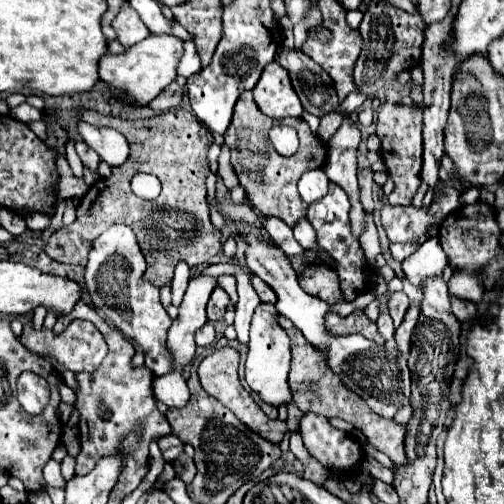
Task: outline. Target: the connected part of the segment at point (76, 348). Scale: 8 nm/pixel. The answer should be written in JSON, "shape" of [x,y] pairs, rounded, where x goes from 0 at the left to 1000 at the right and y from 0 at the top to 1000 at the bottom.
{"shape":[[[56,637],[48,645],[40,677],[48,681],[52,692],[60,692],[60,700],[67,700],[67,704],[103,704],[115,720],[123,720],[131,732],[139,732],[147,740],[159,740],[159,736],[187,740],[187,732],[194,732],[194,724],[202,720],[202,712],[214,700],[214,688],[210,688],[210,677],[206,677],[202,661],[194,661],[194,653],[187,653],[187,645],[179,645],[179,637],[147,637],[119,665],[107,665],[103,657],[91,657],[91,653],[67,657],[63,637]]]}

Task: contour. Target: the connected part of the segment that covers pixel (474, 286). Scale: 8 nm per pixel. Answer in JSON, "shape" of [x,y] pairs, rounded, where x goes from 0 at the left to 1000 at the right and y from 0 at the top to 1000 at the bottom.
{"shape":[[[901,538],[897,554],[889,558],[889,573],[897,585],[905,585],[913,593],[940,597],[940,601],[948,601],[960,581],[956,554],[940,542],[925,542],[925,538]]]}

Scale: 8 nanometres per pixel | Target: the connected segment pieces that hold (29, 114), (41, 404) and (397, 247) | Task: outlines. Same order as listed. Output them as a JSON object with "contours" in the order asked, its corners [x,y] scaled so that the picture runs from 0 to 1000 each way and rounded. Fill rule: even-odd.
{"contours":[[[[44,204],[44,208],[28,212],[28,216],[20,220],[20,228],[24,228],[28,236],[44,240],[44,244],[63,244],[63,240],[83,236],[83,224],[79,224],[75,216],[63,216],[56,204]]],[[[56,736],[36,748],[36,796],[48,808],[48,815],[75,823],[91,808],[95,792],[99,792],[99,772],[91,752]]],[[[825,478],[821,482],[774,482],[774,502],[786,518],[802,518],[821,498],[825,498]]]]}

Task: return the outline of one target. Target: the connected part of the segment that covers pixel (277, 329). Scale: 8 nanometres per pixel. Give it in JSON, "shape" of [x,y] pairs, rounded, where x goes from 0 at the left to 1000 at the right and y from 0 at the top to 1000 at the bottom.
{"shape":[[[512,605],[496,641],[496,681],[492,681],[492,712],[488,712],[488,760],[512,788],[544,808],[571,804],[579,784],[571,772],[571,736],[575,736],[575,673],[567,657],[548,641],[552,617],[544,605]]]}

